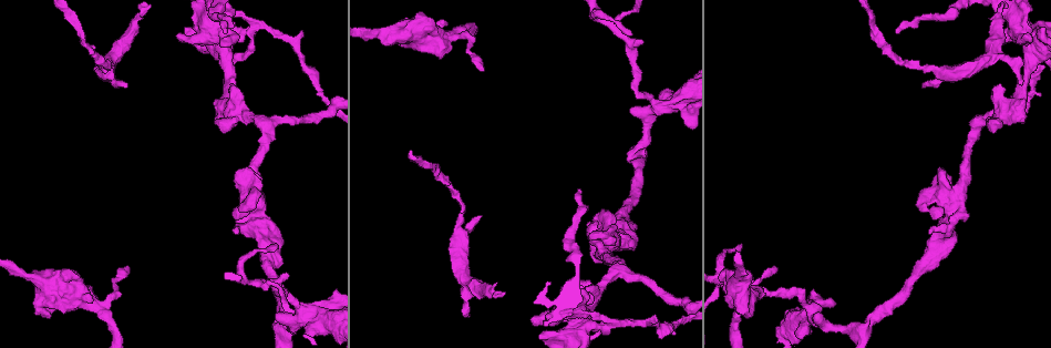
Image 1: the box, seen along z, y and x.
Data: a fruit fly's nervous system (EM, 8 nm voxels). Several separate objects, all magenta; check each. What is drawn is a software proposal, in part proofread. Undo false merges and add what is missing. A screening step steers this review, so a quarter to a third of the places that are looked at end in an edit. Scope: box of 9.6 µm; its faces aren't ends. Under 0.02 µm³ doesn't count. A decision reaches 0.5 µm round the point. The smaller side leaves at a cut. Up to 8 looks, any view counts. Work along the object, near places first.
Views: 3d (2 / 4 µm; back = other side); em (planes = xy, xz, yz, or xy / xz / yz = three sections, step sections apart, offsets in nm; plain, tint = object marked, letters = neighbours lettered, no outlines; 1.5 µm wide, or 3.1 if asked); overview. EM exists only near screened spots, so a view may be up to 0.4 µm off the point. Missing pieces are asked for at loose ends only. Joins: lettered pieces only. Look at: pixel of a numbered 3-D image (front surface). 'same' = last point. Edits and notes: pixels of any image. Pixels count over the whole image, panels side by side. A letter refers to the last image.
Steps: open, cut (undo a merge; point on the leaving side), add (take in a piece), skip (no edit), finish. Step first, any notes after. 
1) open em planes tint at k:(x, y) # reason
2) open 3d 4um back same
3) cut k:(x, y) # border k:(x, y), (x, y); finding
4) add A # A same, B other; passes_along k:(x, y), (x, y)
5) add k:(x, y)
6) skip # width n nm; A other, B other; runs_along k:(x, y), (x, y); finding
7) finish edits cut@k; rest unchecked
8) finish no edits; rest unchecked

open 3d 2um at 1:(920, 210) # thick end

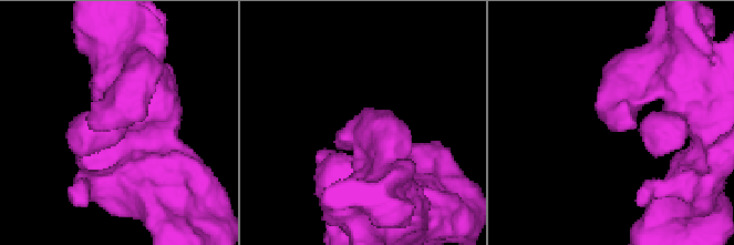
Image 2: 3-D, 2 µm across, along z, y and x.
open em planes letters at 2:(371, 124)

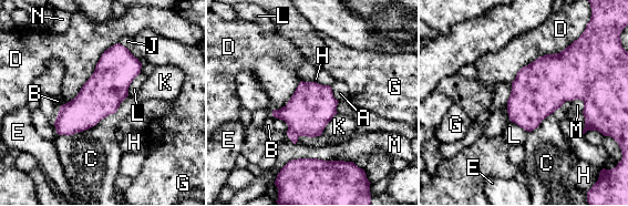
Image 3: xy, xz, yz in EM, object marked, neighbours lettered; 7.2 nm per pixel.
skip # longest_contact D 550 nm; A other, B other, C other, D other, E other, G other, H other, J other, K other, L other, M other, N other; border 3:(574, 40), (524, 65), (511, 83); none of them fits

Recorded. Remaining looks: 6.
open em xy step 4 tint at 1:(480, 216) # branch stops here

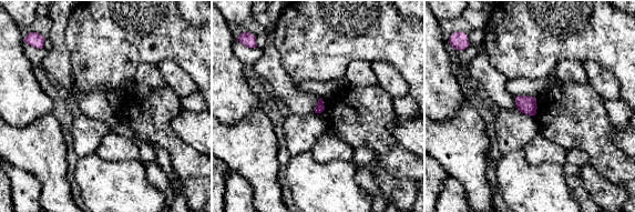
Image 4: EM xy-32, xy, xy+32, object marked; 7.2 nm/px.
open em planes letters same

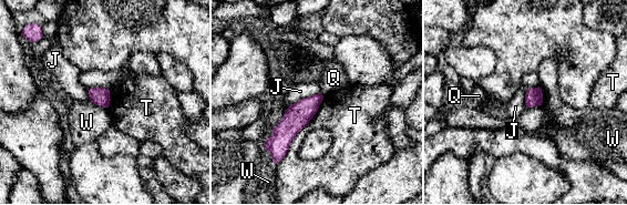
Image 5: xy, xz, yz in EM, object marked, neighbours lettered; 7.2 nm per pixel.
skip # J other, Q other, T other, W other; no lettered piece goes on from it

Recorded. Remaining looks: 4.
open em xz step 4 tint at 1:(595, 315) # sudden change in width

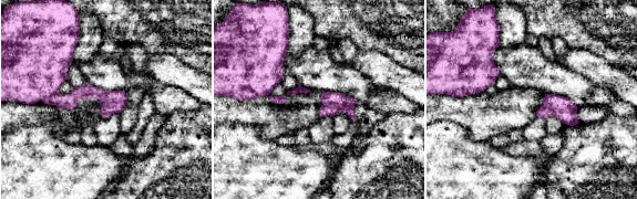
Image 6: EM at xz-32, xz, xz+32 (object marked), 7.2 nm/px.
open em planes letters same

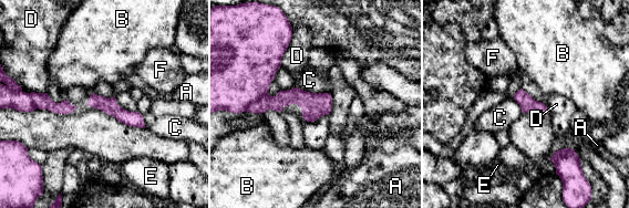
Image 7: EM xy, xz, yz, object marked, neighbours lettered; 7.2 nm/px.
cut 7:(282, 99) # A other, B other, C other, D other, E other, F other; part_leaving 7:(329, 99), (282, 99), (250, 108); two cells meet here

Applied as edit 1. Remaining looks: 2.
finish edits cut@7; rest unchecked

